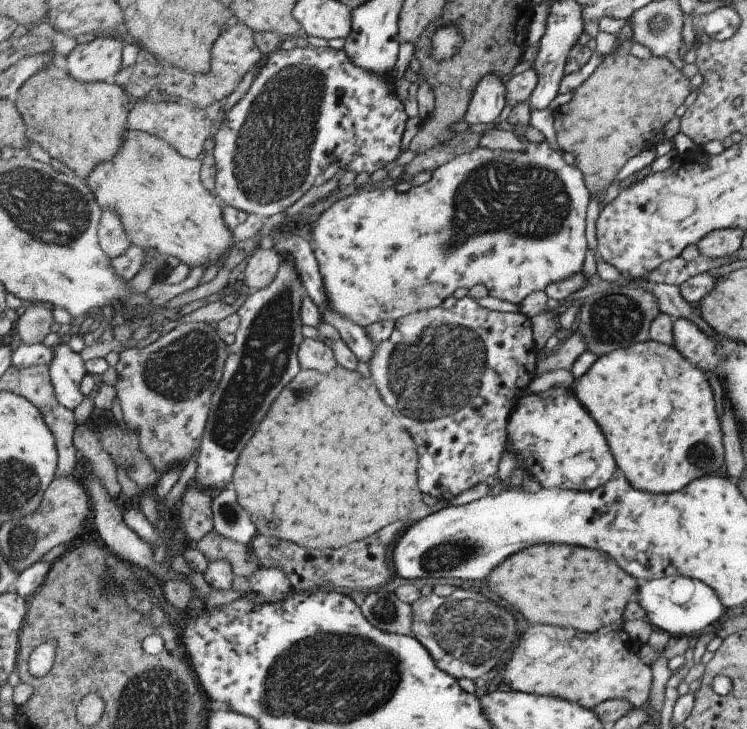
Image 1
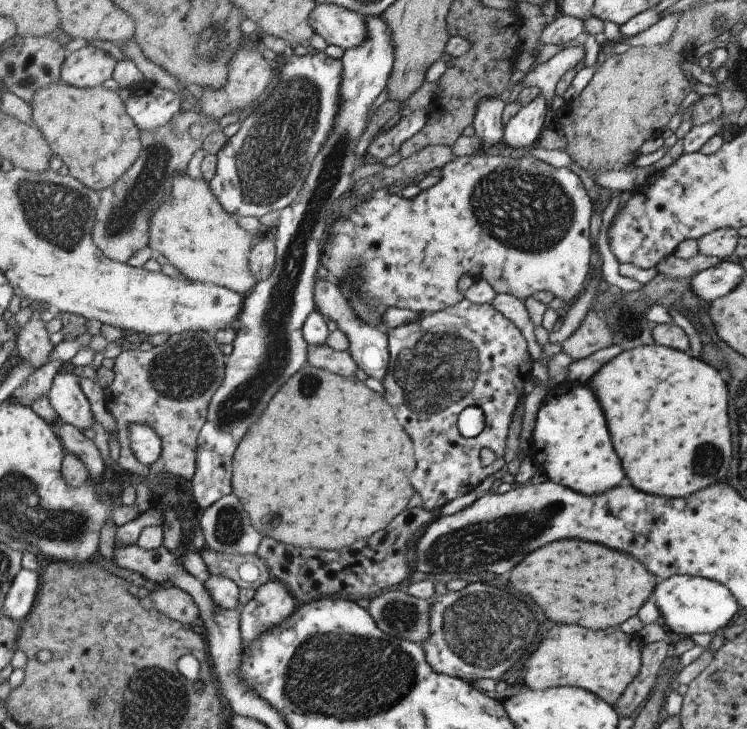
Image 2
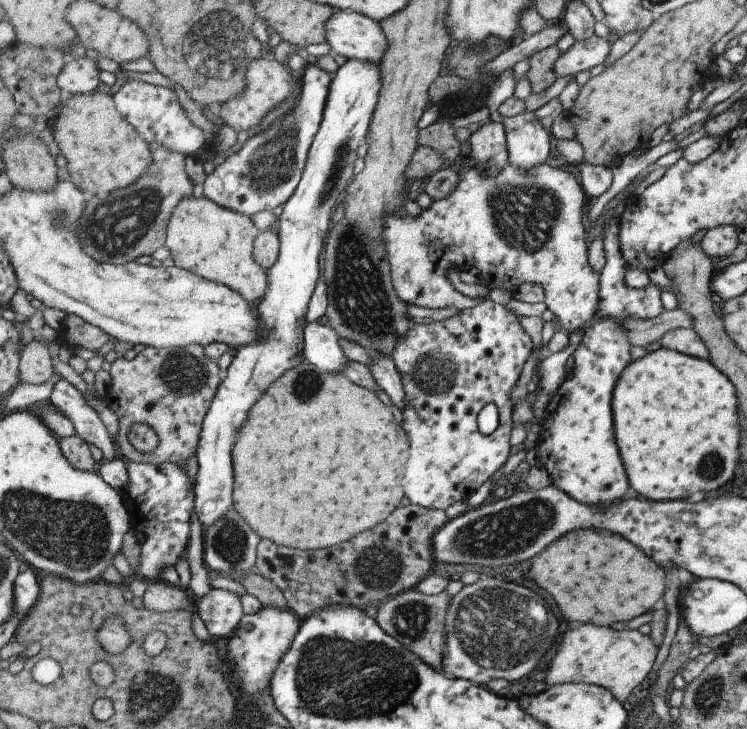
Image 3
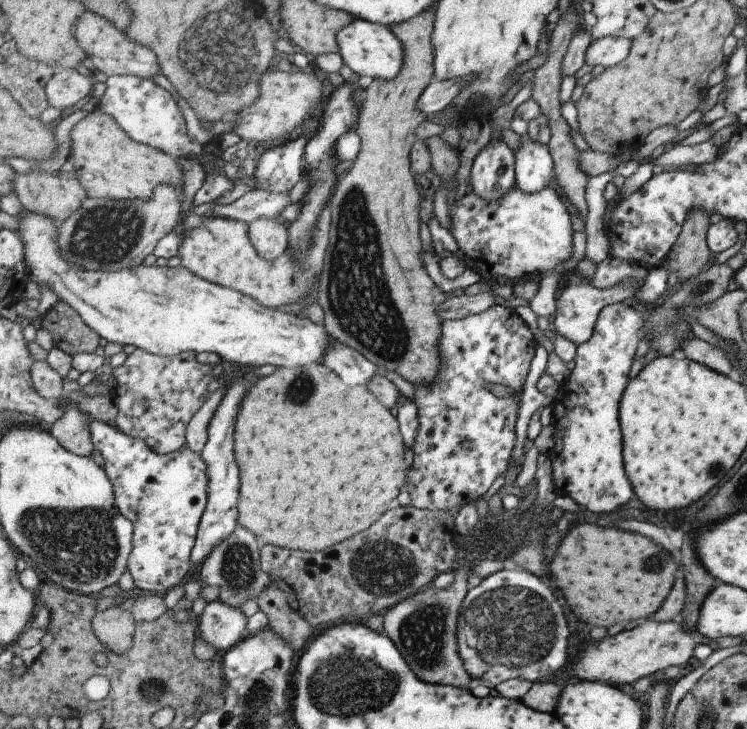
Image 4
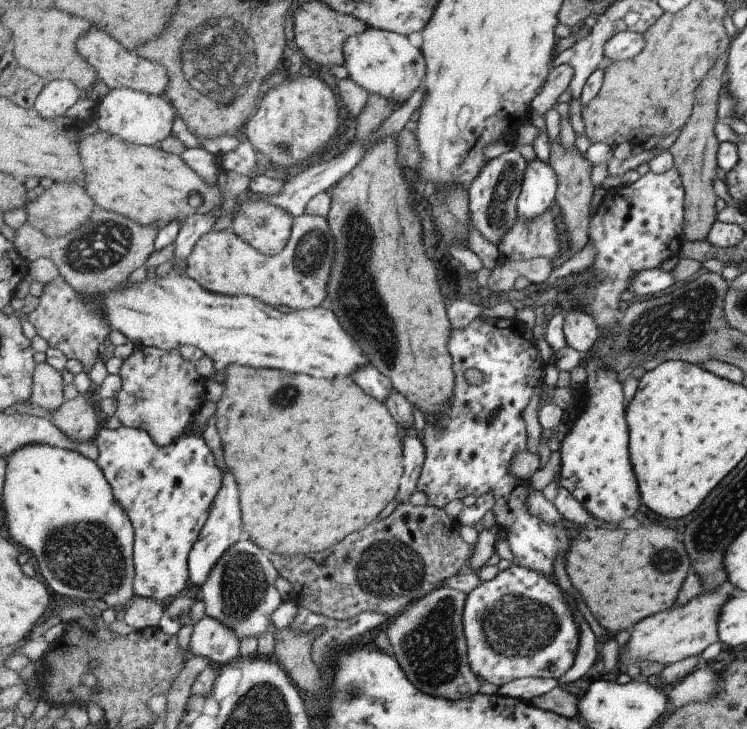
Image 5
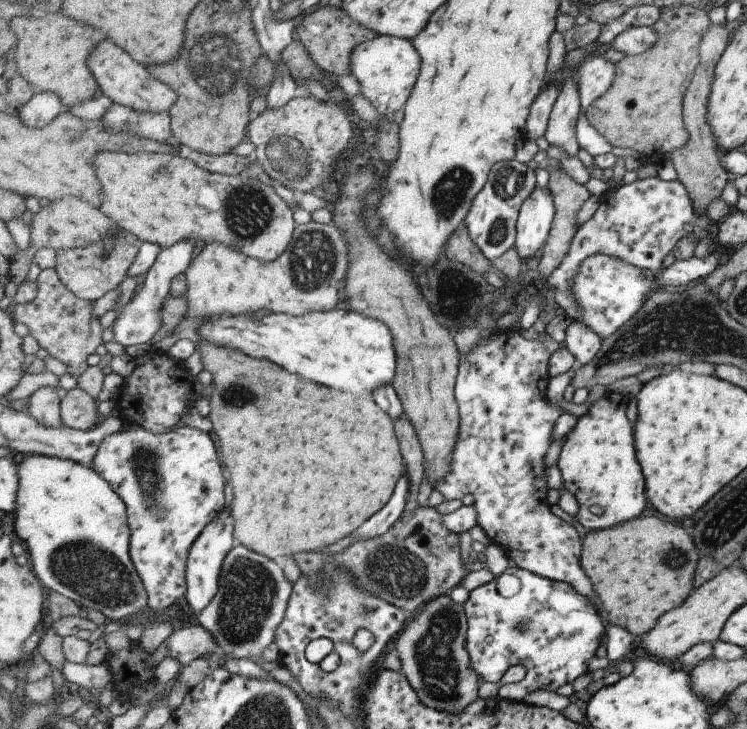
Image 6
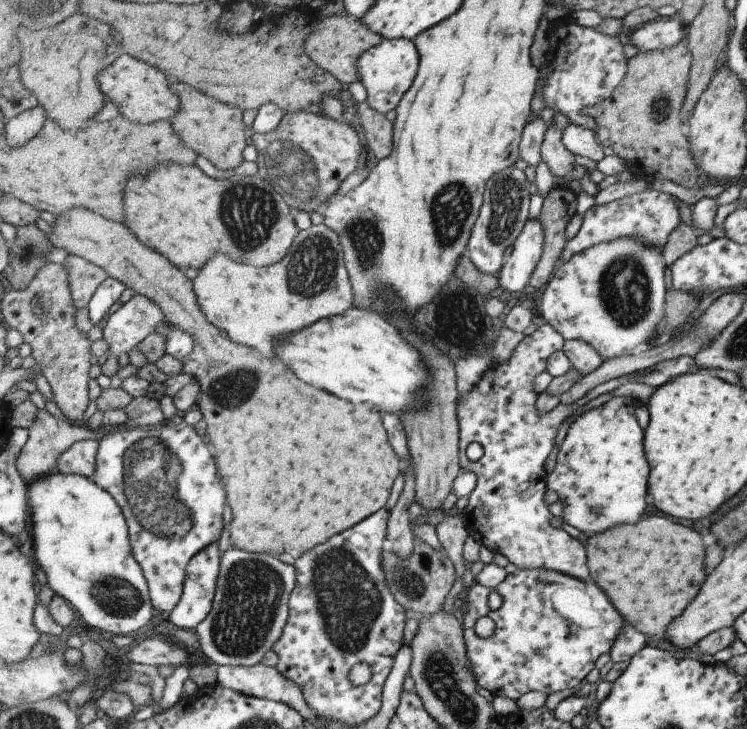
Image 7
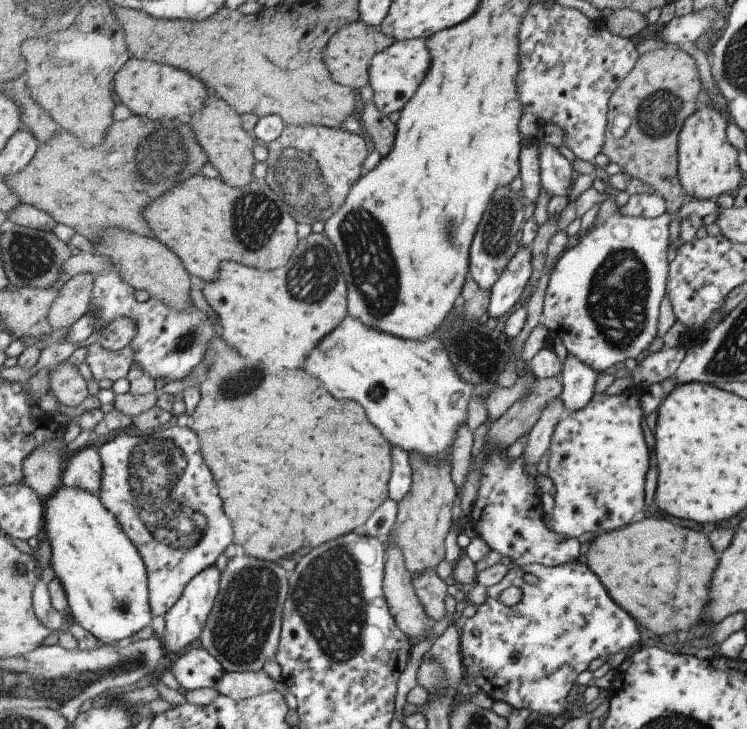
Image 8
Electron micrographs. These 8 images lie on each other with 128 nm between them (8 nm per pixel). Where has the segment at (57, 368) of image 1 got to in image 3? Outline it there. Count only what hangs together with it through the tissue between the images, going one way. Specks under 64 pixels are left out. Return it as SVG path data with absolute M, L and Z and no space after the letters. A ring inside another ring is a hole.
M60 376L60 379L52 388L49 399L51 405L55 406L55 408L63 414L66 414L73 421L76 431L83 440L98 447L103 452L103 456L109 460L112 460L111 458L121 458L119 445L117 444L116 439L114 439L114 441L111 440L111 436L107 434L107 428L105 428L101 416L95 412L93 406L87 402L87 398L85 398L85 396L81 394L69 380Z

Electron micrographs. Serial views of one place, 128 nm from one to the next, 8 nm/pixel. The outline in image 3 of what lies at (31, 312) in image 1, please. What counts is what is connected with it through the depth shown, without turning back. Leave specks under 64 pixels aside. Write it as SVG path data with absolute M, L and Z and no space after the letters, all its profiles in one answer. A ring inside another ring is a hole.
M33 339L24 345L23 358L20 360L20 374L24 382L29 384L43 384L55 372L51 348L44 343L44 340L41 341L38 343Z

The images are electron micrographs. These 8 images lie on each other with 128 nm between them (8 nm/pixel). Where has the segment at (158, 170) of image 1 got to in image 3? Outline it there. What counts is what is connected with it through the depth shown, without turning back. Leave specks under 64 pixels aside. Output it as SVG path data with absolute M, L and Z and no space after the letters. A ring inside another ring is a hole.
M191 195L183 198L175 207L168 224L164 246L169 250L175 266L194 272L207 280L230 286L244 295L253 305L260 303L268 290L268 270L265 270L254 257L256 237L261 231L247 215L225 208L208 196Z

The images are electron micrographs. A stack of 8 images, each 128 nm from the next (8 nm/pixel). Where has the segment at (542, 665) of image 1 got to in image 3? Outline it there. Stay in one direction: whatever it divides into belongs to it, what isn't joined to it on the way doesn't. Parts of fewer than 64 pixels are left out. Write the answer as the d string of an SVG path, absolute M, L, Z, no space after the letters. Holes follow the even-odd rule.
M579 624L565 632L565 640L561 642L561 650L557 650L557 658L549 663L541 687L550 687L561 683L587 683L599 685L610 690L622 703L633 694L633 688L641 684L642 679L649 676L651 665L655 660L657 646L649 635L642 635L637 629L624 631L613 628L599 628L593 624Z

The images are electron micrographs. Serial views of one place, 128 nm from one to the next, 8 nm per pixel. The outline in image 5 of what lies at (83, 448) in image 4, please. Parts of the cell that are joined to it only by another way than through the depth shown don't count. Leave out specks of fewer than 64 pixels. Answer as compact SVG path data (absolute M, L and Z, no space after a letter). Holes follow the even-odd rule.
M79 396L61 405L53 412L51 420L71 440L85 443L94 440L103 417L87 398Z

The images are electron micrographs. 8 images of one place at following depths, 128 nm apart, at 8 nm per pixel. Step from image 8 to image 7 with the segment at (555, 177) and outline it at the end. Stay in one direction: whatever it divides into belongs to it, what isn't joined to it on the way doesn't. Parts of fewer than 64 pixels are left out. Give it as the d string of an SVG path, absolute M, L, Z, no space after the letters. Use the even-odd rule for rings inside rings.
M561 111L553 113L551 124L546 130L542 146L542 160L553 174L561 180L569 178L569 172L575 168L574 152L564 143L565 129L573 124L572 120Z

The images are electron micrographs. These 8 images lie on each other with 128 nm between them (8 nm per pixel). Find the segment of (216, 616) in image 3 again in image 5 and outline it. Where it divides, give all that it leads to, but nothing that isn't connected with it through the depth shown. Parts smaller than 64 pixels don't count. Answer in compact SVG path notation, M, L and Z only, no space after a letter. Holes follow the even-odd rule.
M204 615L194 628L188 652L189 656L206 656L223 666L240 658L241 639L218 618Z

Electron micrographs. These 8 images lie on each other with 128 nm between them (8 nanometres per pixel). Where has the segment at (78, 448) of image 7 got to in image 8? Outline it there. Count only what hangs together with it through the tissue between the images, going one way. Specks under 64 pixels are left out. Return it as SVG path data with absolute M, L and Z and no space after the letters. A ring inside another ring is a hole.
M89 444L70 455L64 466L63 484L92 493L98 492L104 469L99 448L92 448Z

